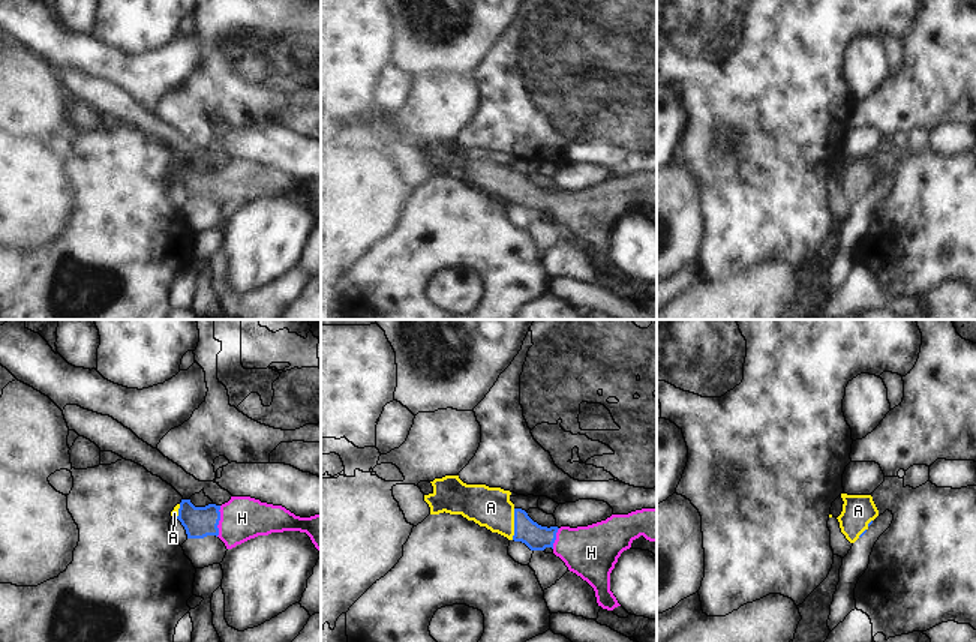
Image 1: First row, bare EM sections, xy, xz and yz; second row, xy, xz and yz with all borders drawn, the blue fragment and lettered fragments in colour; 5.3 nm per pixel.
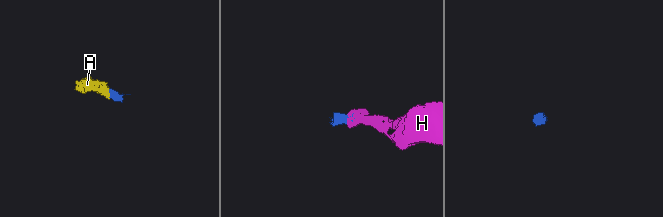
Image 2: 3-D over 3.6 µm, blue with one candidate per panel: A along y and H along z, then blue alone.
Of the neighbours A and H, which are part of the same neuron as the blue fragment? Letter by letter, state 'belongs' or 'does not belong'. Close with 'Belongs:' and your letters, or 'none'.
A: belongs
H: belongs
Belongs: A, H

